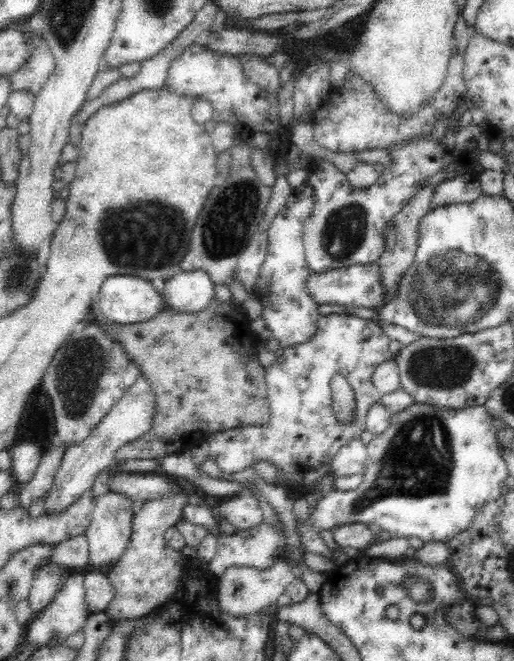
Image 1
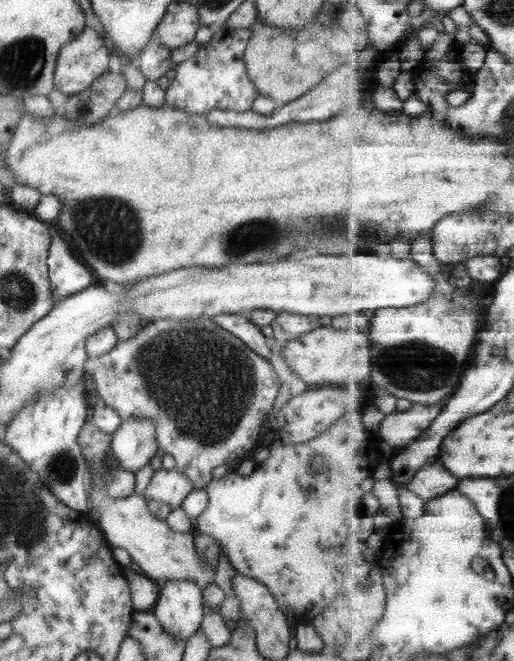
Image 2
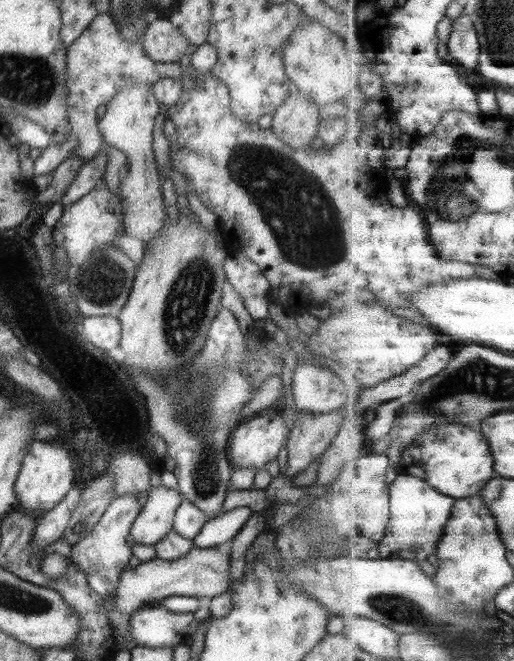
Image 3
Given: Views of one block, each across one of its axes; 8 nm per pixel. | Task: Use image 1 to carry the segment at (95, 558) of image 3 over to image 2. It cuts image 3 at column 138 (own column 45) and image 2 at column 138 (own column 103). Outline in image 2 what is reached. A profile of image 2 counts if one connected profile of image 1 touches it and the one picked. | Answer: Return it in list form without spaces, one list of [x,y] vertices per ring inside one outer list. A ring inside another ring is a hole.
[[[125,418],[121,419],[121,424],[117,426],[117,430],[113,432],[109,455],[119,463],[120,470],[135,473],[148,464],[157,450],[155,442],[155,424],[147,418]]]

